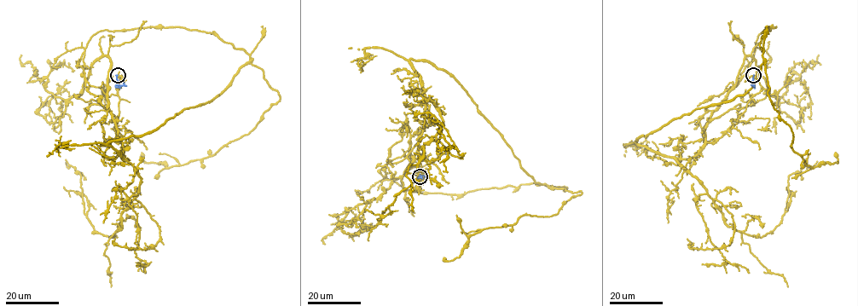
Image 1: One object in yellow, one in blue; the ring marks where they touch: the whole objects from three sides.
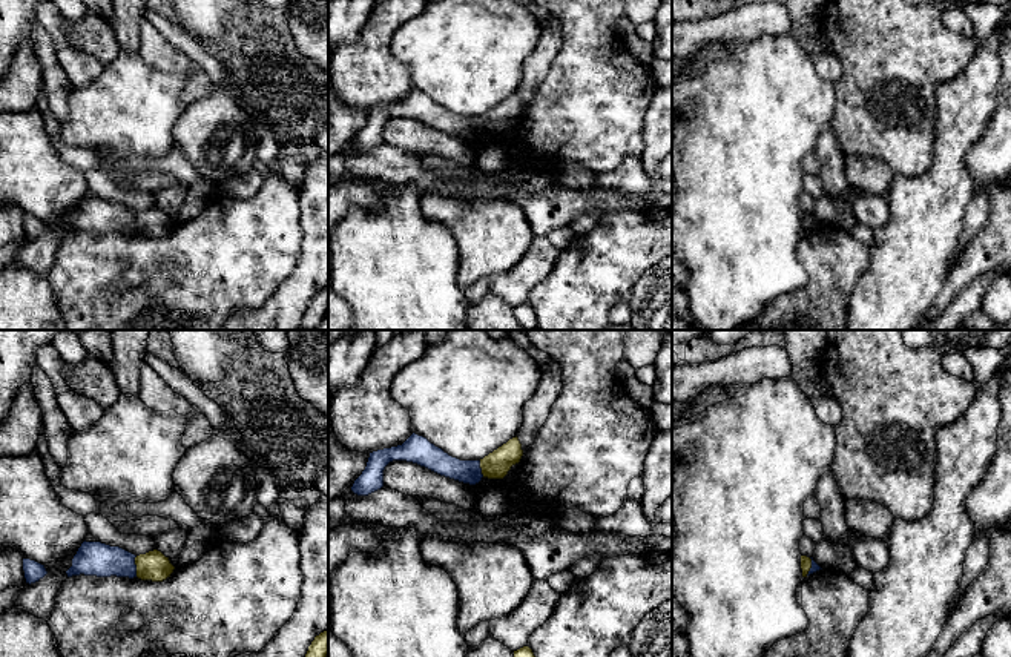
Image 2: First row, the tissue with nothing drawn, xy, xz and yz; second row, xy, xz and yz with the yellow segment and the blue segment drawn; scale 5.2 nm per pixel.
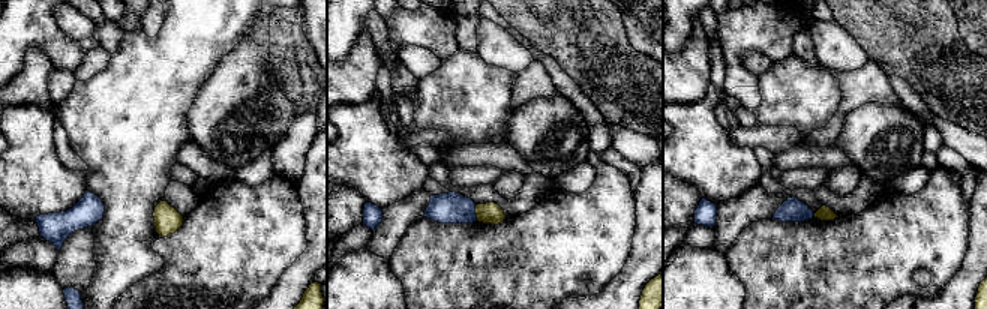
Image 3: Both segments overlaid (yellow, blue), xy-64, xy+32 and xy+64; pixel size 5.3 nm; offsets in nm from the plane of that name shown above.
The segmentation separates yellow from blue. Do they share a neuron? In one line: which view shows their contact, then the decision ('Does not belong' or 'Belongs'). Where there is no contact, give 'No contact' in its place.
Touches yellow in xy. Does not belong

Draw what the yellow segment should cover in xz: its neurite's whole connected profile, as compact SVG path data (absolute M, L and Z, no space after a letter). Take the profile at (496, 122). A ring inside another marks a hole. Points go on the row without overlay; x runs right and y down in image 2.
M515 92L483 115L480 115L483 134L503 135L511 123L520 118L522 112L522 100Z

